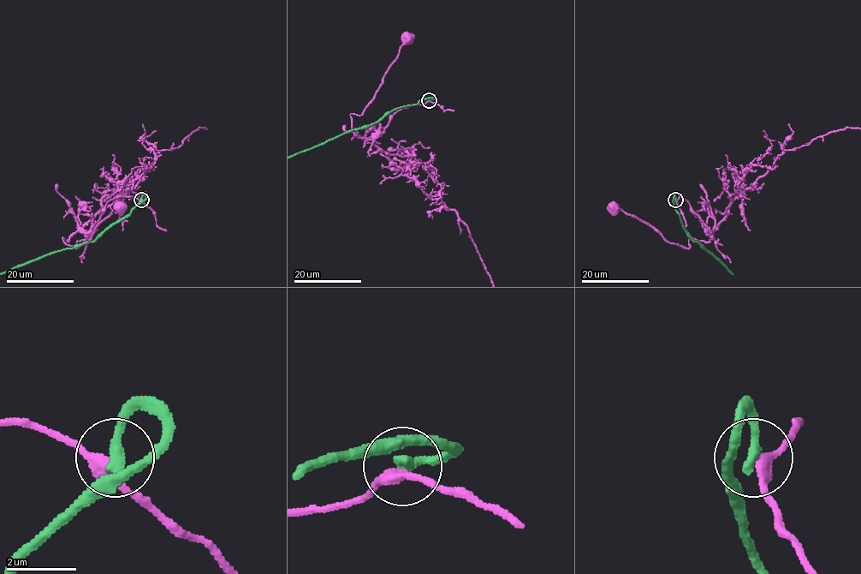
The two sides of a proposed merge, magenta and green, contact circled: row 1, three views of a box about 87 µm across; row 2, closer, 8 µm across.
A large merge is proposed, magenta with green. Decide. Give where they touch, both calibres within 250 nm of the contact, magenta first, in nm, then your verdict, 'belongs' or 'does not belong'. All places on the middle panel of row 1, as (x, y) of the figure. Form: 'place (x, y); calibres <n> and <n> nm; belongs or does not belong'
place (429, 100); calibres 340 and 360 nm; does not belong

